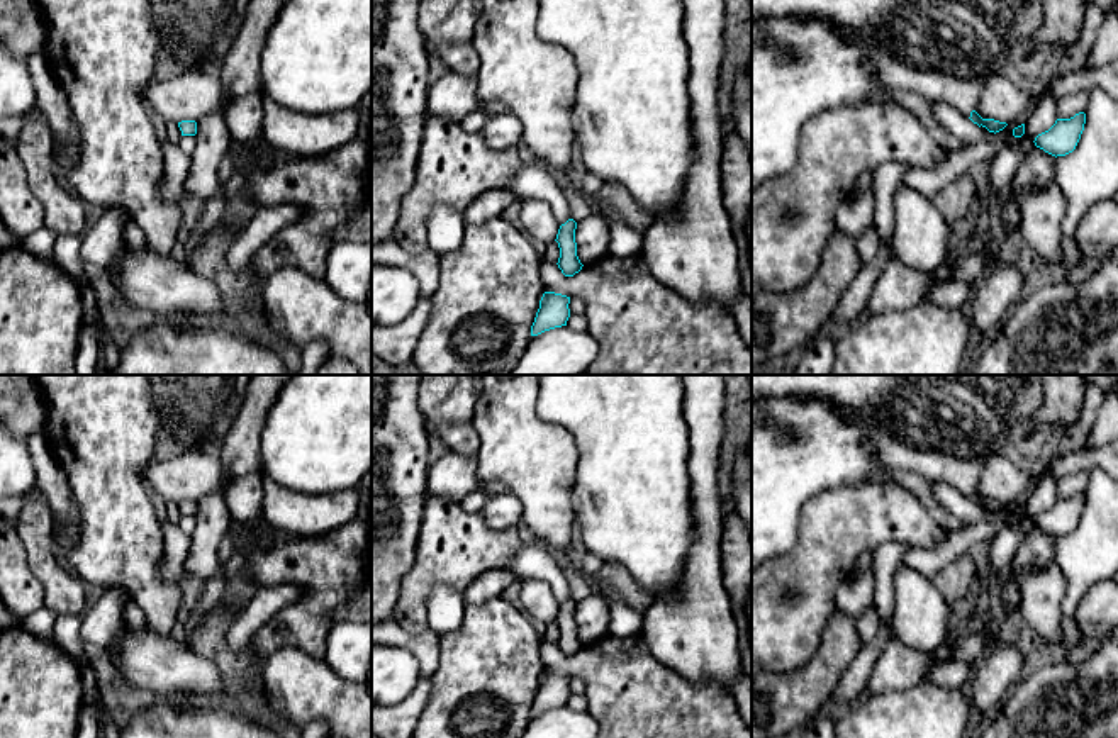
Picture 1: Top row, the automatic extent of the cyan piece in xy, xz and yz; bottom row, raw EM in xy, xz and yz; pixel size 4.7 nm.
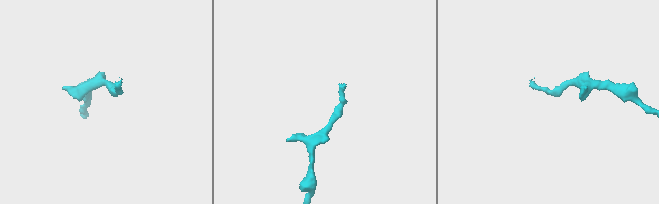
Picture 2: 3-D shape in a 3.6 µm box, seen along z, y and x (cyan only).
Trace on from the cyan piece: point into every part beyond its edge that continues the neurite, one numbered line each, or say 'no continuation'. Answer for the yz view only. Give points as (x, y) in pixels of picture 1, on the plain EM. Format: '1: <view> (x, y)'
1: yz (944, 426)

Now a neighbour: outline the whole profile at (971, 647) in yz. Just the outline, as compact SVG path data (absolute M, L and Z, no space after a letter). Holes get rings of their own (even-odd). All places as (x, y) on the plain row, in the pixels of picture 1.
M992 626L986 629L979 628L977 631L953 631L948 636L952 660L977 663L986 657L994 641Z

